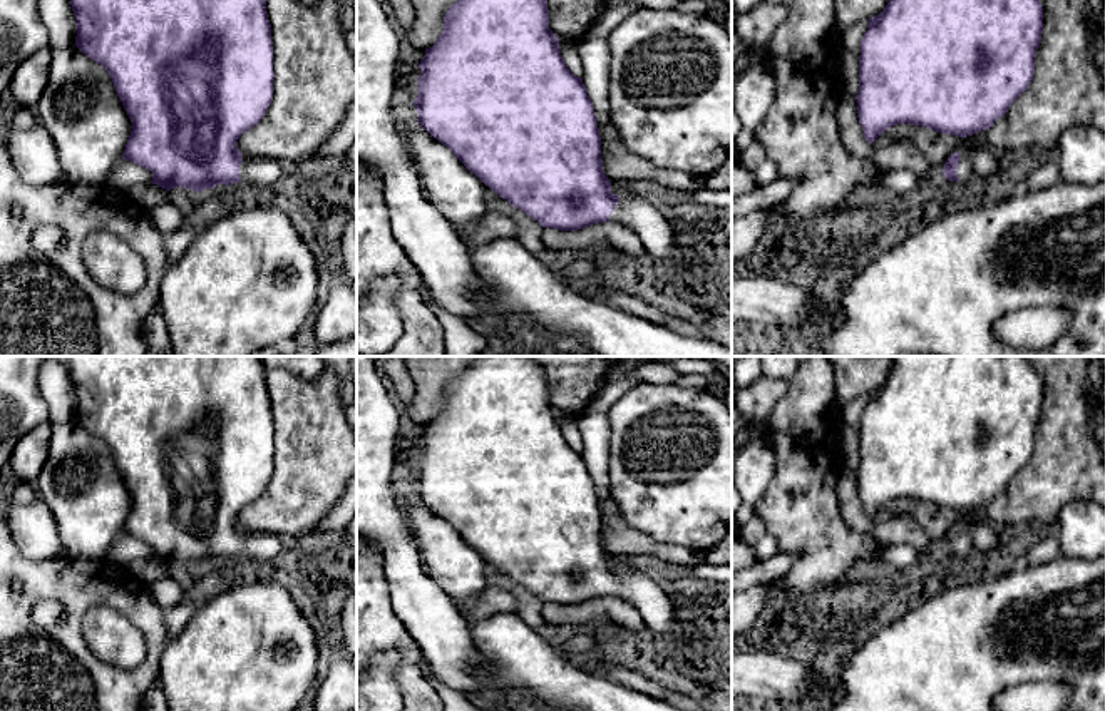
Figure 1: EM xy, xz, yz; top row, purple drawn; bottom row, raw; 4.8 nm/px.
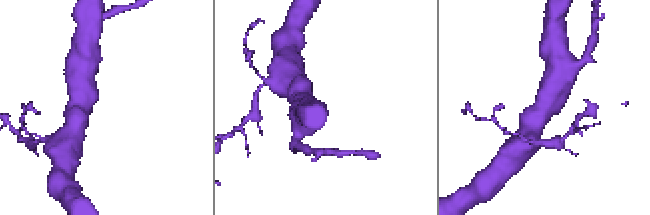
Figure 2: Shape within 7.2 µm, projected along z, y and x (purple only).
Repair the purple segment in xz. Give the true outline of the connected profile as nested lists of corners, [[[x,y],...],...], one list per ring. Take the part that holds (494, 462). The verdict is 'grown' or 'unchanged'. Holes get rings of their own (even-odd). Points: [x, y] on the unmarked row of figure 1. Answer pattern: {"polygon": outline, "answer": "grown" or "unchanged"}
{"polygon": [[[479,356],[444,391],[444,405],[435,418],[425,423],[419,438],[419,470],[414,480],[419,499],[474,547],[486,560],[514,582],[529,589],[542,602],[578,606],[614,596],[631,604],[641,616],[648,637],[666,647],[691,646],[708,664],[708,674],[730,678],[730,661],[723,647],[710,642],[676,612],[661,584],[640,569],[611,567],[601,532],[601,512],[593,477],[581,452],[566,440],[559,413],[549,403],[549,385],[544,368],[532,356]]], "answer": "grown"}

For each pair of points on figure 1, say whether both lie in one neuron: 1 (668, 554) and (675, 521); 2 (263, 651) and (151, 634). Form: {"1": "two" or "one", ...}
{"1": "two", "2": "two"}

